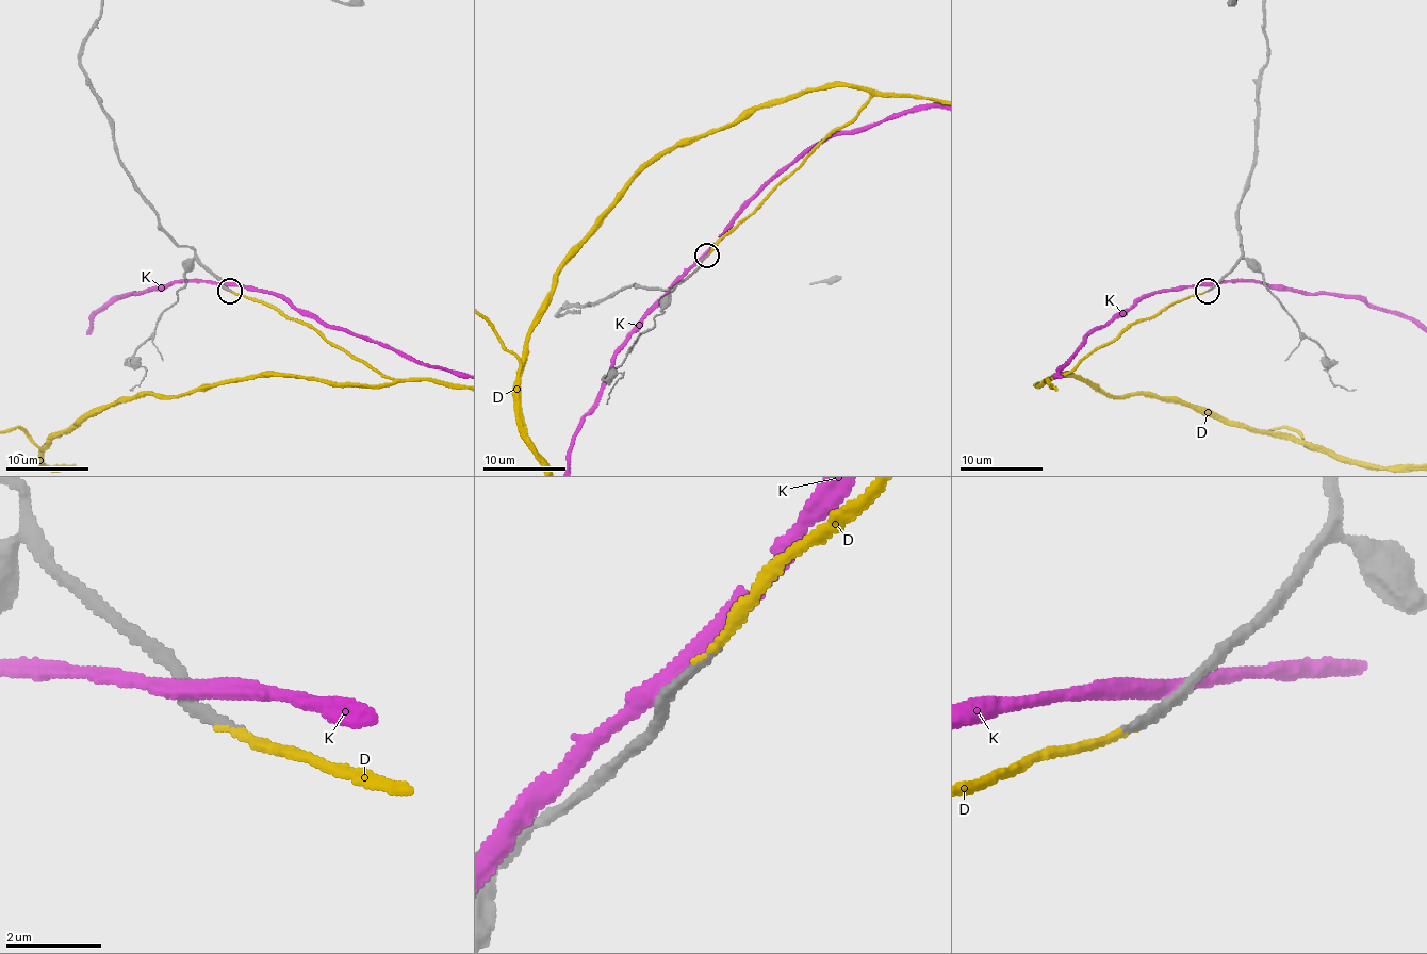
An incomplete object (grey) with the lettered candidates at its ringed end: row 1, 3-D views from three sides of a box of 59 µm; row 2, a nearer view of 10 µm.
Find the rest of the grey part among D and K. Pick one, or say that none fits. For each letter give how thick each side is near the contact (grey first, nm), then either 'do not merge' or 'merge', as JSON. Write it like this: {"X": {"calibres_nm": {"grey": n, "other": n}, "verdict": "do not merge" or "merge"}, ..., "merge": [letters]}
{"D": {"calibres_nm": {"grey": 220, "other": 140}, "verdict": "merge"}, "K": {"calibres_nm": {"grey": 240, "other": 360}, "verdict": "do not merge"}, "merge": ["D"]}

